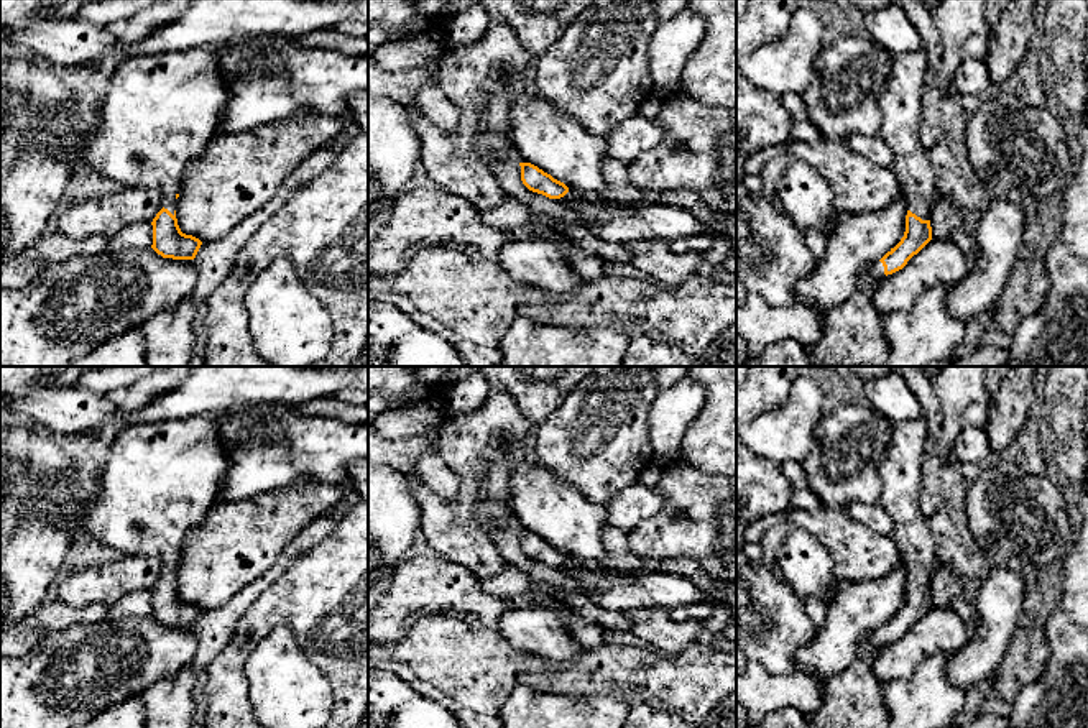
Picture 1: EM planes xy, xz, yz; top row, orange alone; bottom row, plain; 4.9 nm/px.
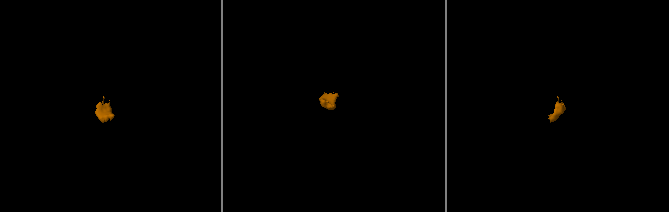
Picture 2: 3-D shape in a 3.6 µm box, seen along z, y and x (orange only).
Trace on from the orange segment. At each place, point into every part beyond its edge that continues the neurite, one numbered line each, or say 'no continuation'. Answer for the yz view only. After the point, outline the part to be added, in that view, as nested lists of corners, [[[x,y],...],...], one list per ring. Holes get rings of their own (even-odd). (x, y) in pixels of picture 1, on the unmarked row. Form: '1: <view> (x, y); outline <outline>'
1: yz (901, 470); outline [[[924,416],[894,424],[891,445],[879,463],[883,490],[878,505],[894,519],[892,537],[902,552],[907,578],[922,588],[930,588],[930,578],[938,564],[937,542],[920,511],[922,468],[929,445],[927,421]]]
2: yz (873, 640); outline [[[874,629],[863,636],[861,646],[864,651],[873,651],[884,646],[884,634],[881,629]]]

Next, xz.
no continuation

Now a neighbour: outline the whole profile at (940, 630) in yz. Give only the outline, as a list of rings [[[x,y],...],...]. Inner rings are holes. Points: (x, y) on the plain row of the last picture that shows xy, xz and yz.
[[[932,606],[902,638],[878,647],[873,672],[884,684],[911,679],[924,659],[955,654],[968,643],[965,621],[950,606]]]

